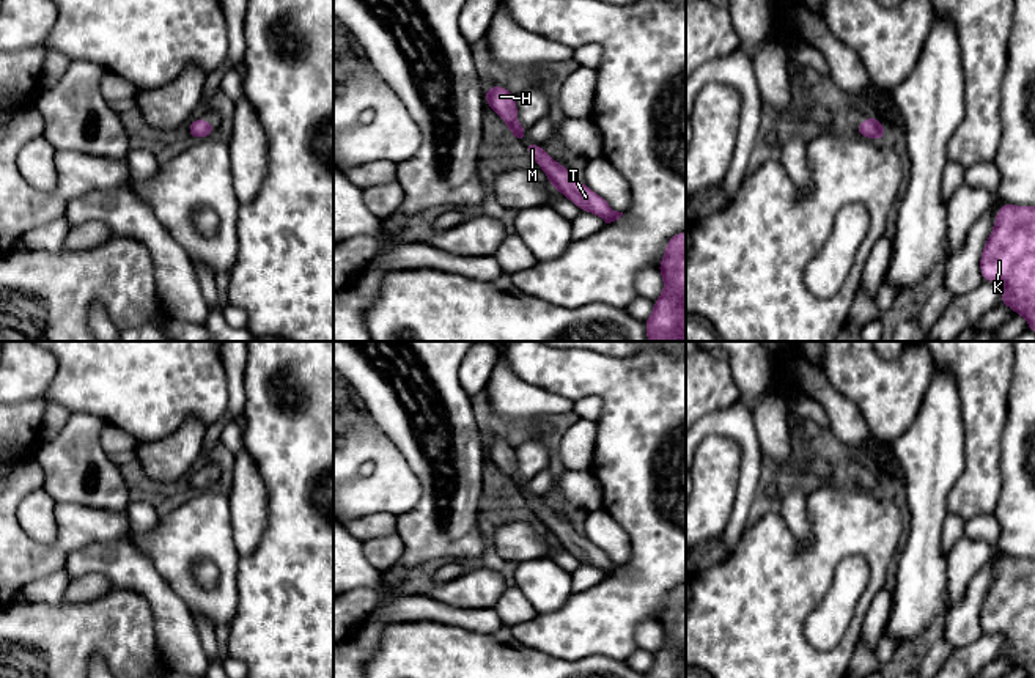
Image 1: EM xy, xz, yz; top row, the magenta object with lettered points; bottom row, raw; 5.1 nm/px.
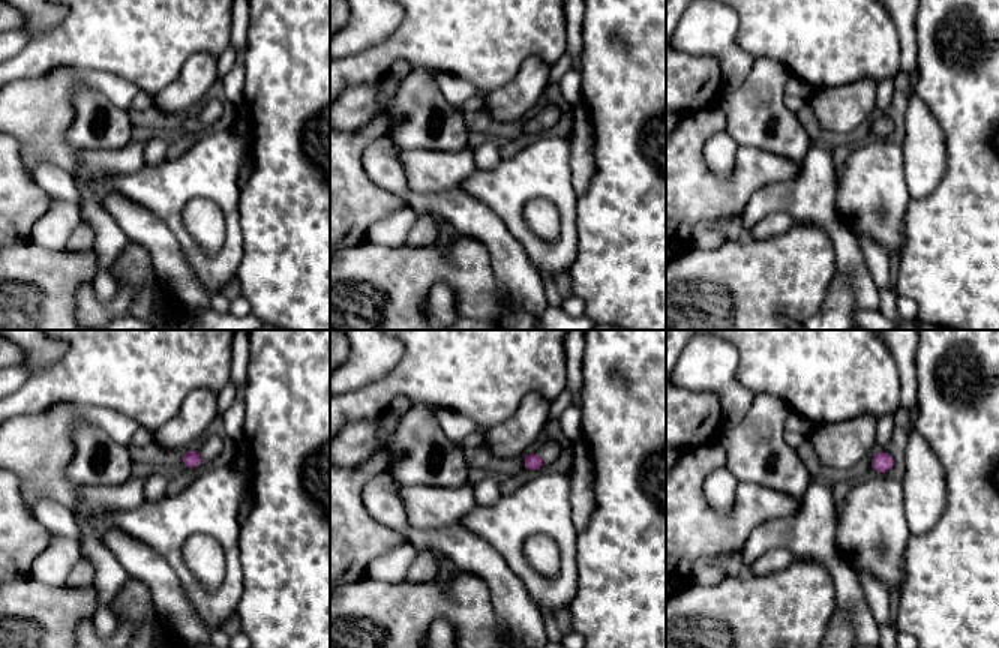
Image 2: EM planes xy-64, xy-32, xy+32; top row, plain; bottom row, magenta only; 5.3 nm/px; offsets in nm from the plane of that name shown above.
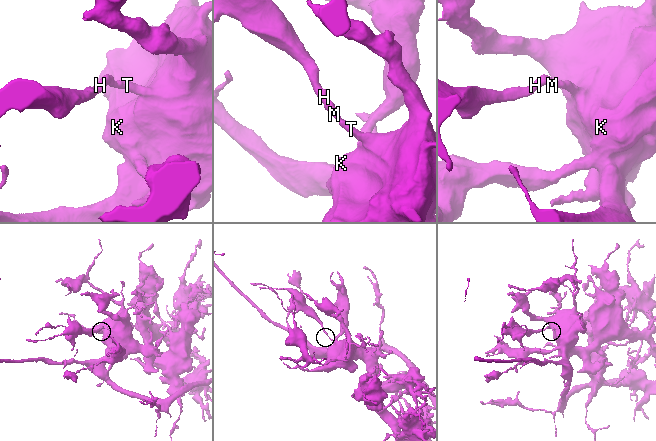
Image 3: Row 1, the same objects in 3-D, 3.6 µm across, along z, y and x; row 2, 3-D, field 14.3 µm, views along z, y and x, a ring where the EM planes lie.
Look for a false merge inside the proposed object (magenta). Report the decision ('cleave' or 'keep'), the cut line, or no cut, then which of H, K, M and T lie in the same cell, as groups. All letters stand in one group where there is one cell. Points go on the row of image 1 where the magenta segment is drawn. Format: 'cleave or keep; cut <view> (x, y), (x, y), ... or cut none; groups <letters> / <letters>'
keep; cut none; groups H K M T

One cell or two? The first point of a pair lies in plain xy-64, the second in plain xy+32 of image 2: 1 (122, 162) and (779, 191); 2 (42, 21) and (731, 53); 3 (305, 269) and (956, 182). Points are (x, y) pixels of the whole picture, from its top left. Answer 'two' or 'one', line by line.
1: two
2: one
3: one

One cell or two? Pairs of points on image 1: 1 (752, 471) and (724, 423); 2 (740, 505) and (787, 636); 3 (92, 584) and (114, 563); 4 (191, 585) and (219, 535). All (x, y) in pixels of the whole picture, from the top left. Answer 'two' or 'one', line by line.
1: one
2: two
3: two
4: one

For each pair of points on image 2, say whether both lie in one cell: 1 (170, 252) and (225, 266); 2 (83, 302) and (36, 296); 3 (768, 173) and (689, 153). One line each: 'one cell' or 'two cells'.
1: two cells
2: two cells
3: one cell

